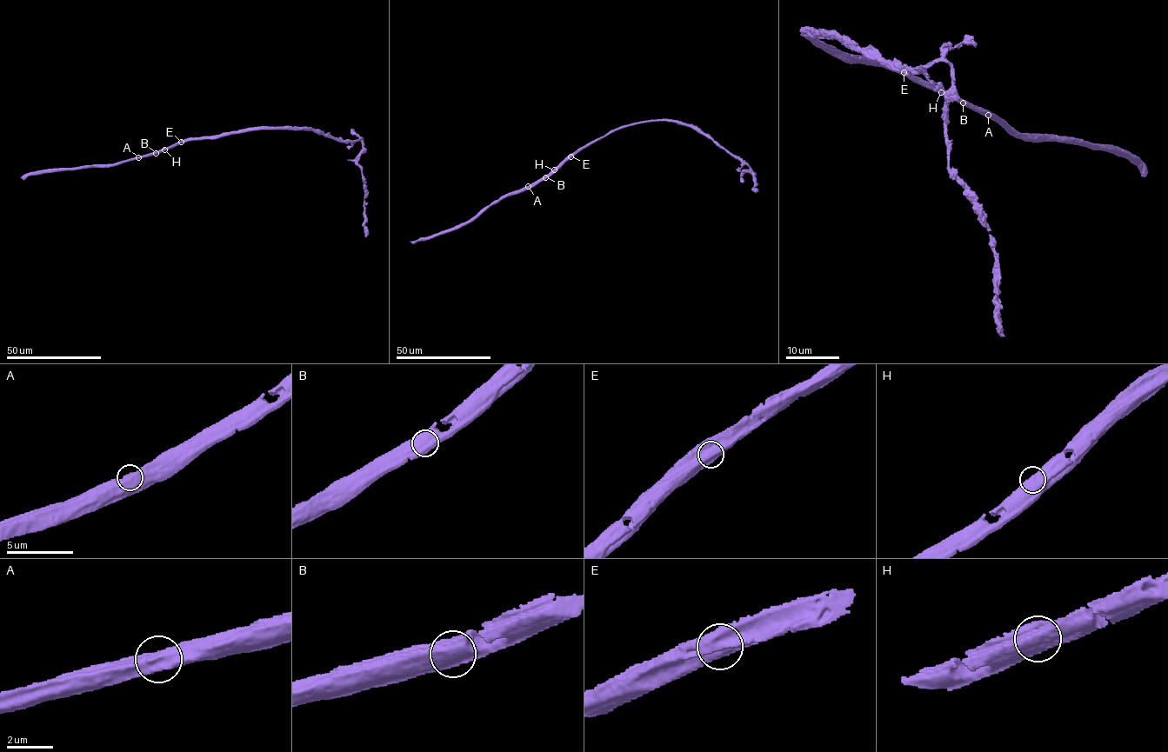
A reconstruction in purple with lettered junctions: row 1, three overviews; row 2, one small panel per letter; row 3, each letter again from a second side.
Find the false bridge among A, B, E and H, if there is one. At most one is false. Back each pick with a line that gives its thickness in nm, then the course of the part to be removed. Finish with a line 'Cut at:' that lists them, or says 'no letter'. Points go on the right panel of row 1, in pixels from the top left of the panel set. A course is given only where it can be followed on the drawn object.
Cut at: no letter

